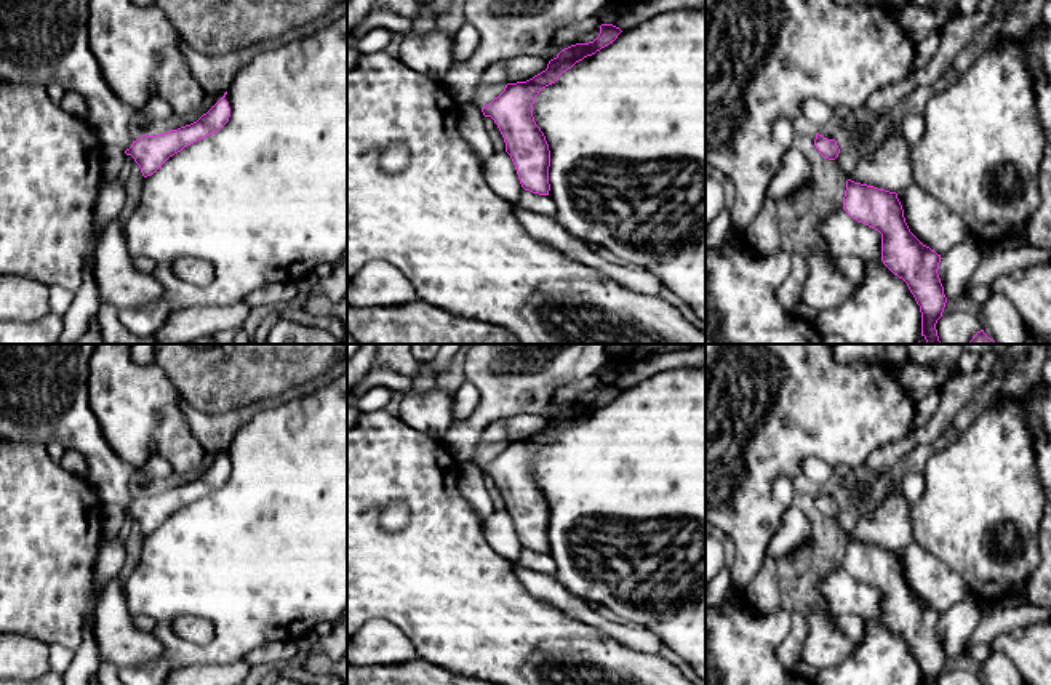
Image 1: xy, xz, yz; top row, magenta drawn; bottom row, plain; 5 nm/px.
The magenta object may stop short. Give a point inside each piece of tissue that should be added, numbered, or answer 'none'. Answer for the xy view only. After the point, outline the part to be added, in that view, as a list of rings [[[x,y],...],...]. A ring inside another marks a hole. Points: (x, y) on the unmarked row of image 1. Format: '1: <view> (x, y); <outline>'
1: xy (43, 388); [[[0,344],[0,439],[16,443],[58,442],[78,450],[90,466],[86,475],[102,504],[130,507],[131,464],[114,458],[90,407],[90,360],[96,344]]]

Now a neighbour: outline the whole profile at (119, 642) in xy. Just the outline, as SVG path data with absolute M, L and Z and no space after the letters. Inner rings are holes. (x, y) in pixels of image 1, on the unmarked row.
M112 579L101 592L93 611L93 635L99 658L115 667L130 667L158 659L165 650L152 632L133 624L125 591Z

